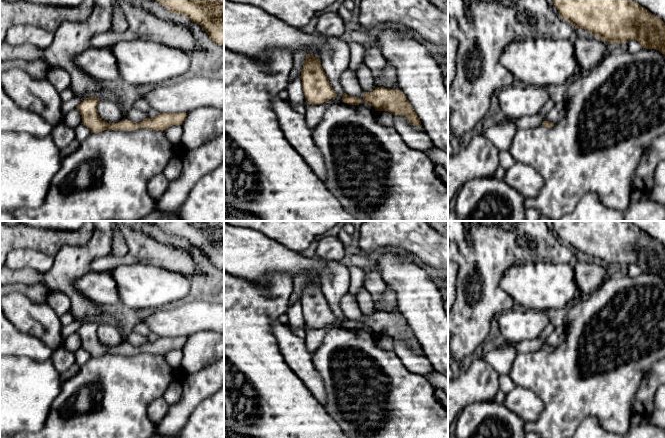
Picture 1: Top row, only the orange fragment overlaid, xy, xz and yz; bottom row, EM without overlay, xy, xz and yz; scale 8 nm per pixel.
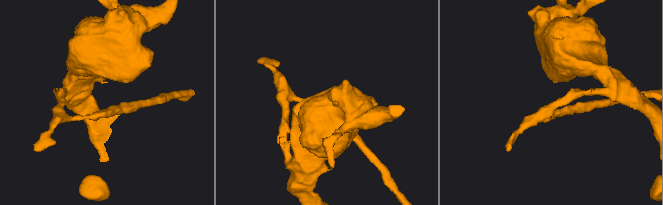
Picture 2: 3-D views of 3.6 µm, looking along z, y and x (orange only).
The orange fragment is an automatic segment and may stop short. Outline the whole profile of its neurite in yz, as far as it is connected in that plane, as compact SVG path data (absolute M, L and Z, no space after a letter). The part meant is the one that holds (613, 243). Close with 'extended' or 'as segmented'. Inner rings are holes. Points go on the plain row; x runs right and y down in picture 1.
M551 221L559 240L576 252L585 253L611 268L638 265L642 272L656 273L665 279L665 247L628 221Z; as segmented

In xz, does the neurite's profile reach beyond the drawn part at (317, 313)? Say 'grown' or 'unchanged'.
unchanged

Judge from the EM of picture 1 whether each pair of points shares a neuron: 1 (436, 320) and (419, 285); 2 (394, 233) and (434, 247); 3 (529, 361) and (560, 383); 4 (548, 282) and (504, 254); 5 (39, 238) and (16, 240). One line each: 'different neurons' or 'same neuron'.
1: same neuron
2: same neuron
3: same neuron
4: different neurons
5: same neuron

